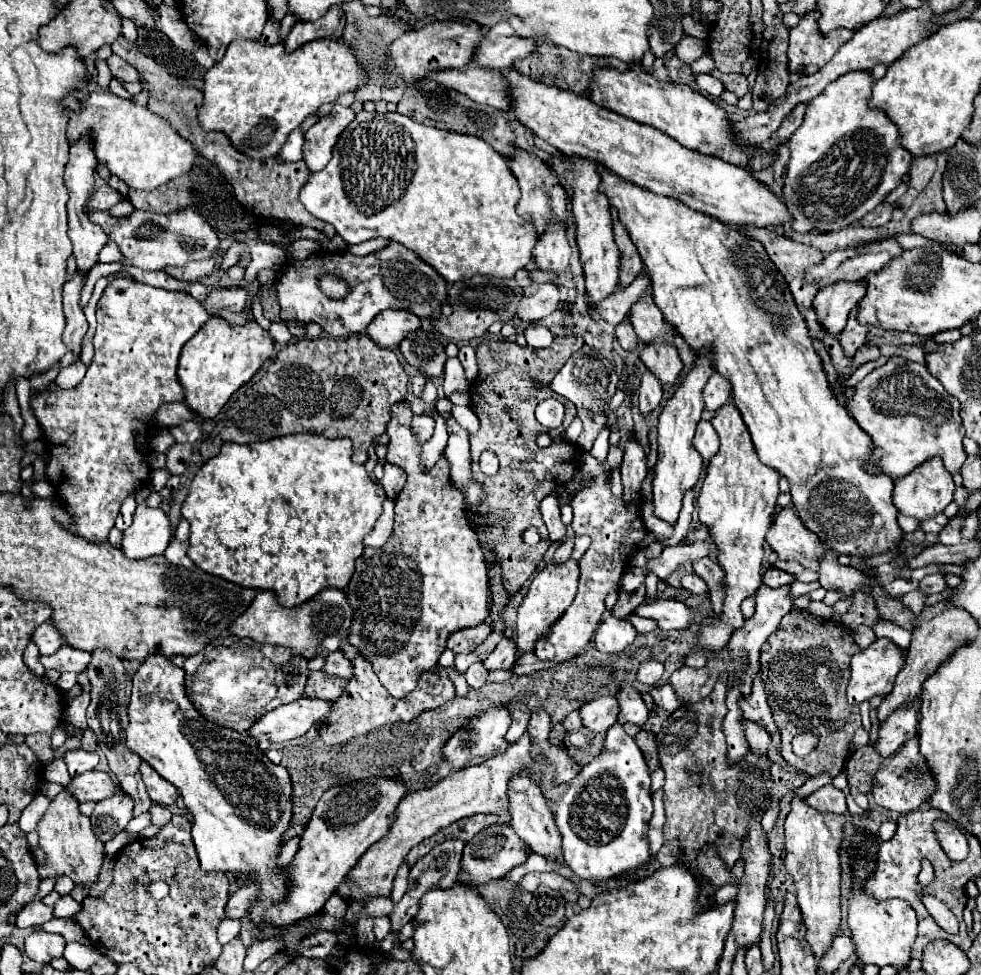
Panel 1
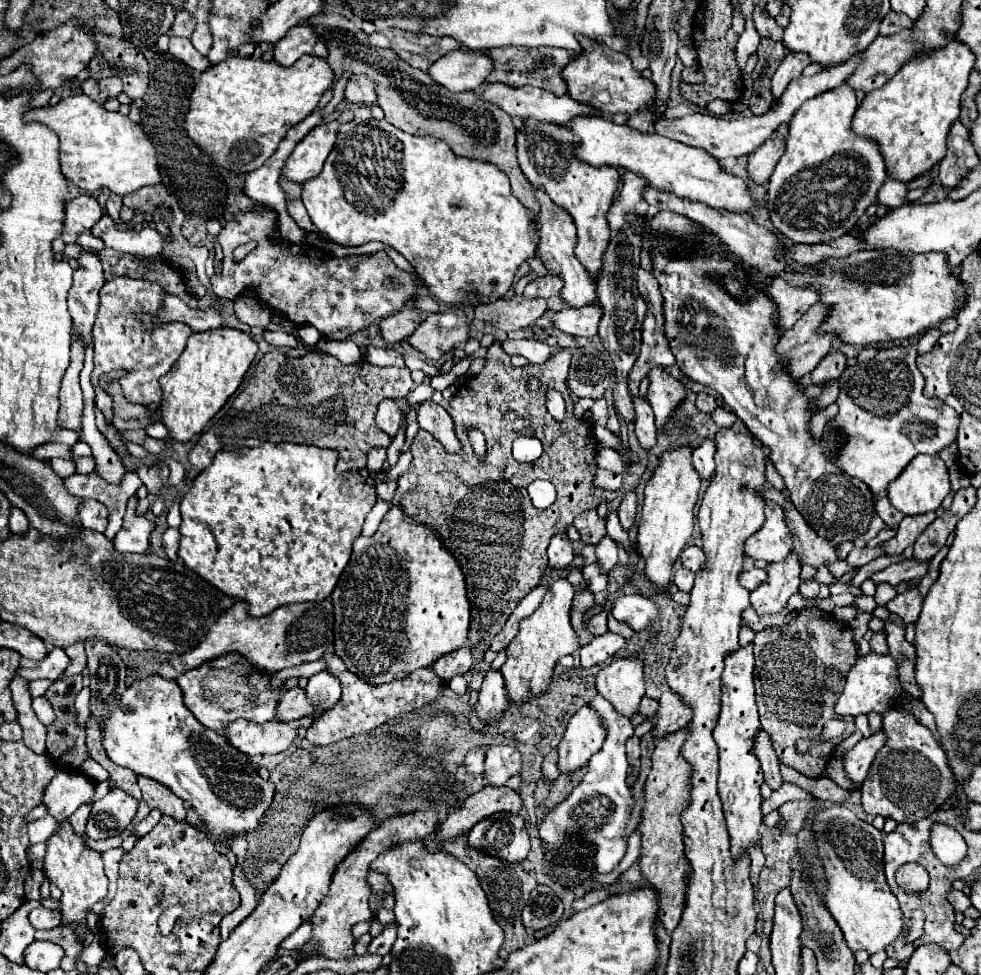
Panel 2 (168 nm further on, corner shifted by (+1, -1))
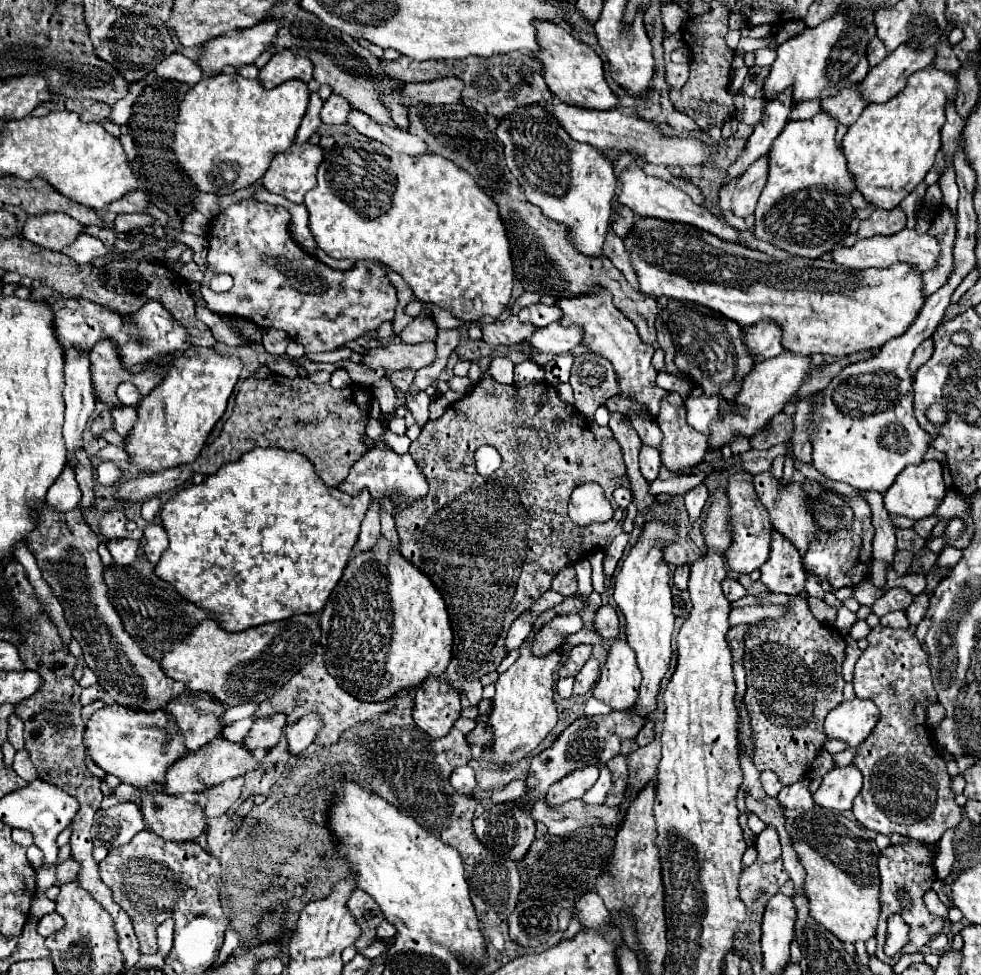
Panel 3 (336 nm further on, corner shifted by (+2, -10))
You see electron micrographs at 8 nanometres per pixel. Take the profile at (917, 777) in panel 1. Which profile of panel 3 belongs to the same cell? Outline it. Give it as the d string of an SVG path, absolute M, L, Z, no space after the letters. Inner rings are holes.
M876 626L868 634L868 648L862 652L854 668L854 690L858 698L870 698L880 710L880 720L866 738L854 756L854 764L864 776L864 786L854 798L852 812L856 820L880 834L902 834L914 840L924 840L936 844L948 828L954 828L962 820L962 808L954 800L950 790L950 774L946 772L946 762L930 744L930 734L924 720L924 710L928 700L936 700L932 676L928 668L928 656L920 648L920 642L914 638L912 630L890 630L886 626Z

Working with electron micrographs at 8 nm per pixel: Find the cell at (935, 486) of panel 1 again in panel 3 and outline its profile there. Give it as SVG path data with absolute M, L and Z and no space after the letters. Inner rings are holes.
M928 460L902 470L898 482L894 482L894 486L890 486L890 490L886 492L884 506L890 514L906 516L910 520L922 520L936 512L936 508L944 500L944 494L946 494L946 486L942 478L942 464L938 460Z

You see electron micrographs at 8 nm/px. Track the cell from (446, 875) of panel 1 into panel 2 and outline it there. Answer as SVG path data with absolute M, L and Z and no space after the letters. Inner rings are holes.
M391 923L391 925L387 925L383 929L383 933L379 937L371 939L371 943L367 947L367 953L381 955L381 957L387 955L389 949L391 949L391 945L393 945L393 941L395 941L395 937L397 937L397 927L395 927L395 923Z

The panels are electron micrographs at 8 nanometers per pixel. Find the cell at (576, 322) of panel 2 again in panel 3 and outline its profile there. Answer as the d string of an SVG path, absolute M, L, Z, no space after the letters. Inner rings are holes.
M552 322L550 326L538 328L530 344L540 354L568 354L578 350L584 344L584 330L580 326L562 326L560 322Z

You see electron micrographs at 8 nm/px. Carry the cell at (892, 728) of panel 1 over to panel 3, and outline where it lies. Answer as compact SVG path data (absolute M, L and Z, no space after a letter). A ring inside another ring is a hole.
M848 764L830 770L824 776L818 792L814 792L812 796L818 806L844 812L852 808L852 800L860 790L862 790L862 772L854 764Z

